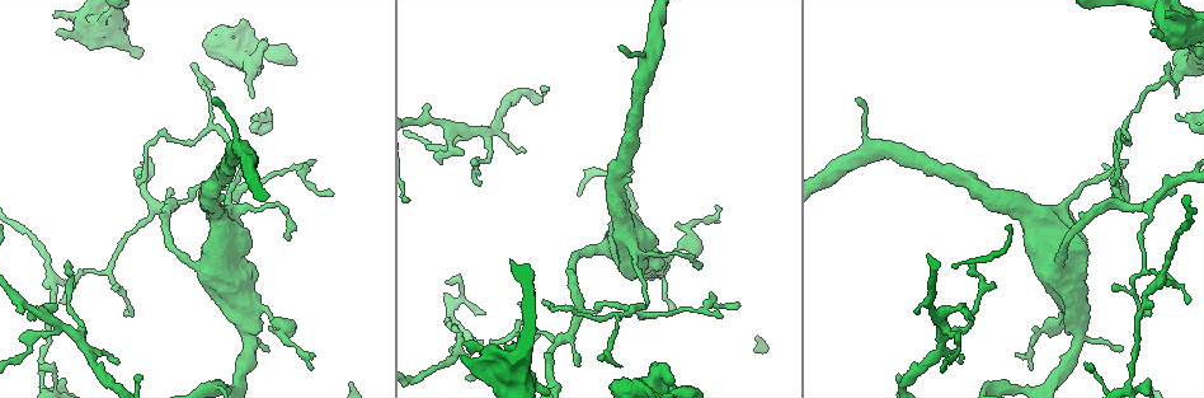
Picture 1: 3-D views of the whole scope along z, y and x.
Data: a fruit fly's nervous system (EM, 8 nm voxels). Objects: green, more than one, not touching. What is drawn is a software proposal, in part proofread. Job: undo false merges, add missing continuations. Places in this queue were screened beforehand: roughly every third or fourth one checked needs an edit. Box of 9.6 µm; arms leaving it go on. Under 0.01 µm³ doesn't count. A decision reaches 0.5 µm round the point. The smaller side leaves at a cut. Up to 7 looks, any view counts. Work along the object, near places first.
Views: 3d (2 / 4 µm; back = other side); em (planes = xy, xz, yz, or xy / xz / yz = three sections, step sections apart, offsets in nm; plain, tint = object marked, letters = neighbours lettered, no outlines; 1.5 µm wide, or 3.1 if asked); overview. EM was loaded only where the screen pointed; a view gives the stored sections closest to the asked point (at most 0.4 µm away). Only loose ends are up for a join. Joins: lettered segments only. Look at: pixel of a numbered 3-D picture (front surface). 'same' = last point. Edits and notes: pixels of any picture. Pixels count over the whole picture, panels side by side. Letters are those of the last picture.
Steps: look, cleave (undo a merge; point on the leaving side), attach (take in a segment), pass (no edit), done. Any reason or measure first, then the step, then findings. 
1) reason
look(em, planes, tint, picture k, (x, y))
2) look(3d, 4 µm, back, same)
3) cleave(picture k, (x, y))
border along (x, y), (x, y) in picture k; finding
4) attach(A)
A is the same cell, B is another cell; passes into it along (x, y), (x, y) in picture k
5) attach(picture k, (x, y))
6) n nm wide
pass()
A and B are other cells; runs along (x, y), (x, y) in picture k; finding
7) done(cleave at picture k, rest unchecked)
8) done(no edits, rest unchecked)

an open end
look(em, planes, plain, picture 1, (1155, 34))

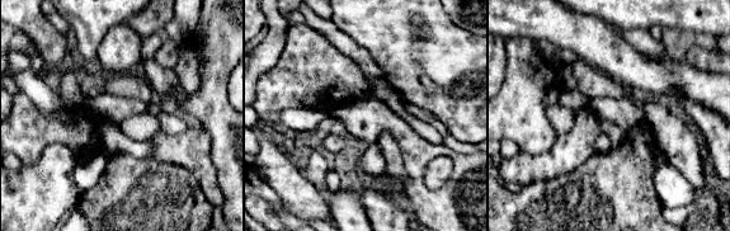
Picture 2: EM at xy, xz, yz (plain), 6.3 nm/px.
look(em, planes, letters, same)

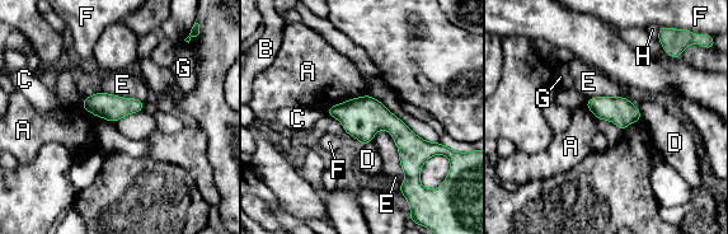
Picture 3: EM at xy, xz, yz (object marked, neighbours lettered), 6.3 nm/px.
170 nm wide; E touches over 400 nm
pass()
A, B, C, D, E, F, G and H are other cells; no lettered segment goes on from it

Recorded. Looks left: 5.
look(em, planes, letters, picture 1, (1177, 114))

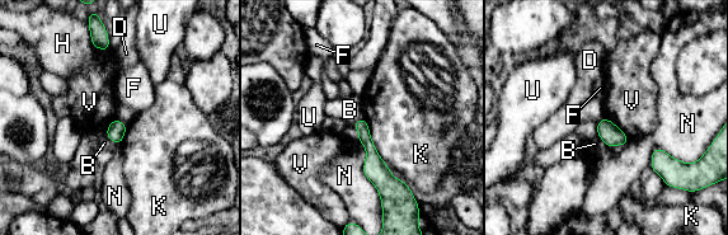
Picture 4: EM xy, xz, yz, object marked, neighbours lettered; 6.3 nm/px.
pass()
B, D, F, H, K, N, U and V are other cells; border along (116, 117), (127, 125) in picture 4; no lettered segment goes on from it

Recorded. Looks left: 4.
a fork
look(em, yz, step 8, tint, picture 1, (54, 279))

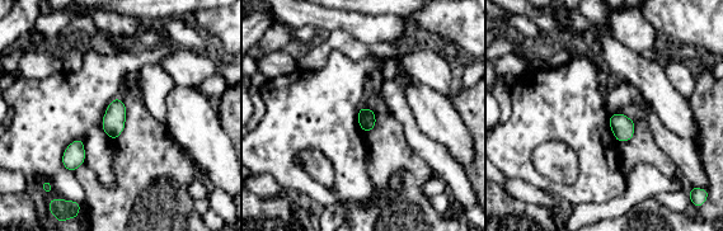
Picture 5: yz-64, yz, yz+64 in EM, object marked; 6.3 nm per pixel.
another direction
look(em, planes, tint, same)

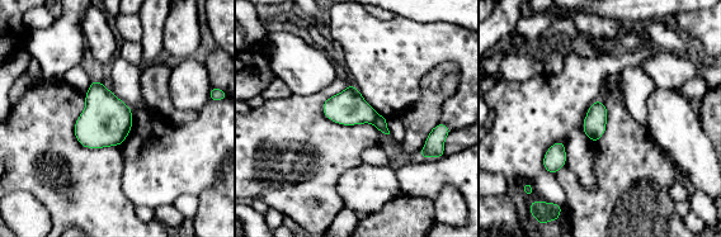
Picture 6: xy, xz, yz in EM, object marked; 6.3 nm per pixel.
see the neighbours
look(em, planes, letters, same)

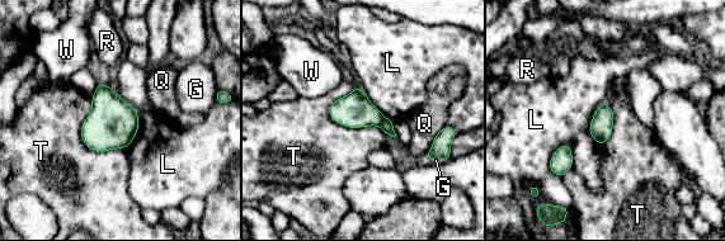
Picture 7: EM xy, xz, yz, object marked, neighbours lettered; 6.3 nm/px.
140 nm wide; T touches over 400 nm
cleave(picture 7, (354, 110))
G, L, Q, R, T and W are other cells; two neurons meet here

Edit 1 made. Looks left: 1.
done(cleave at picture 7, rest unchecked)

